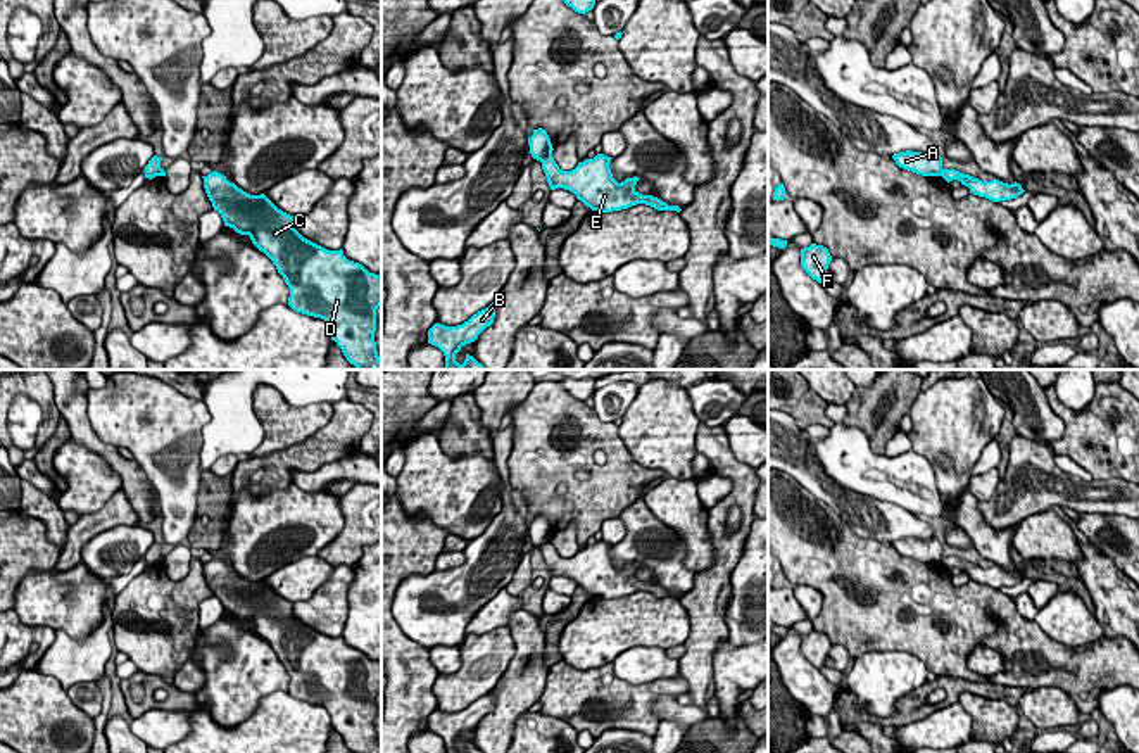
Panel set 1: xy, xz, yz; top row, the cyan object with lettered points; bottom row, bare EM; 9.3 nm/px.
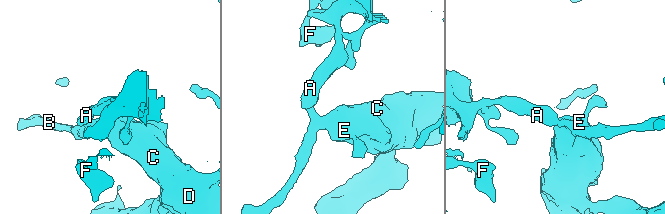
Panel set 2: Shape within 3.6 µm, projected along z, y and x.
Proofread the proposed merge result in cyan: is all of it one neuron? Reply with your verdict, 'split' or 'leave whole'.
split

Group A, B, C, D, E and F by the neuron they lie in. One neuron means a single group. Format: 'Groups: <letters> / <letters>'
Groups: A F / B C D E

